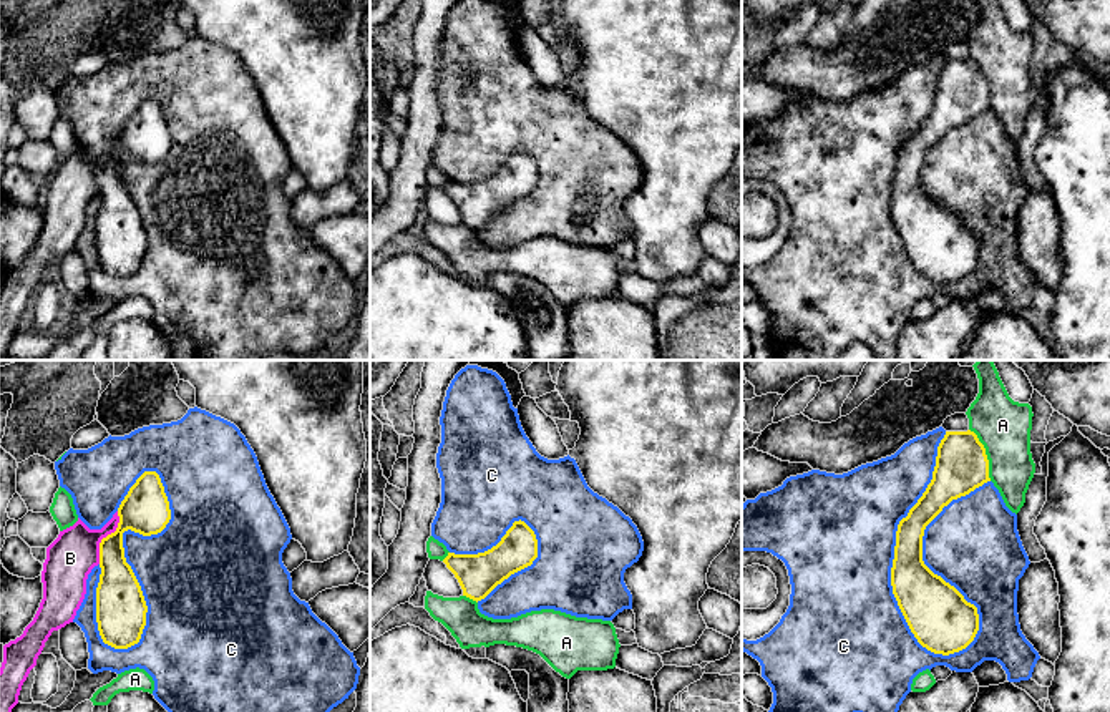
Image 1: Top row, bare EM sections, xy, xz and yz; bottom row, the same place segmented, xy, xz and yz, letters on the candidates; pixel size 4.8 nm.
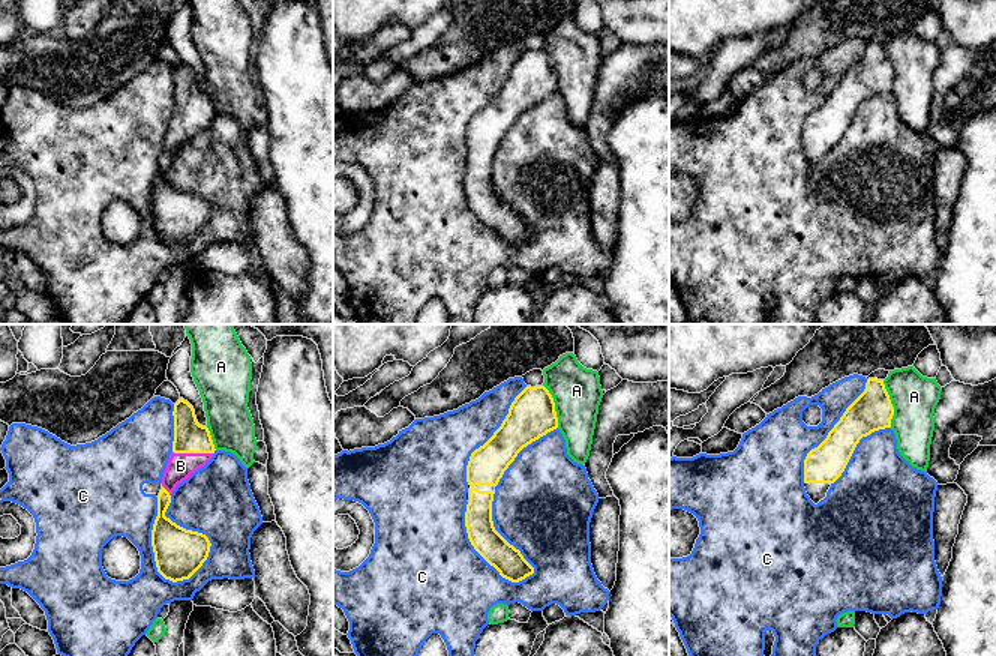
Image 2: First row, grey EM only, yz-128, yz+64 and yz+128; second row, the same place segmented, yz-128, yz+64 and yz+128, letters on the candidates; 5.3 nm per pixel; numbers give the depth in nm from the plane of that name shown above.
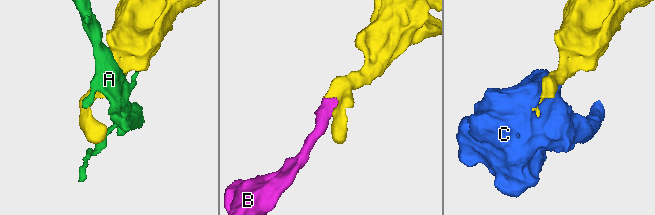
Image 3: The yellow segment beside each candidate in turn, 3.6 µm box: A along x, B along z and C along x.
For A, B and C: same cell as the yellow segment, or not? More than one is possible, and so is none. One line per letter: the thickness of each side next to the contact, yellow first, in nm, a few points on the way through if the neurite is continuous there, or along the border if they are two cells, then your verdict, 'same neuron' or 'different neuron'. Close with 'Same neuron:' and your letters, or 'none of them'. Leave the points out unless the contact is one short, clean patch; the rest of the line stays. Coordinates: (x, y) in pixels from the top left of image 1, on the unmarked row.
A: 260/260 nm | different neuron
B: 240/240 nm | across xy (145, 138), (130, 143), (107, 165), (70, 186) | same neuron
C: 240/500 nm | different neuron
Same neuron: B

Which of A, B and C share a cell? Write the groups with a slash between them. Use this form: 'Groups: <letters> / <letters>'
Groups: A / B / C

